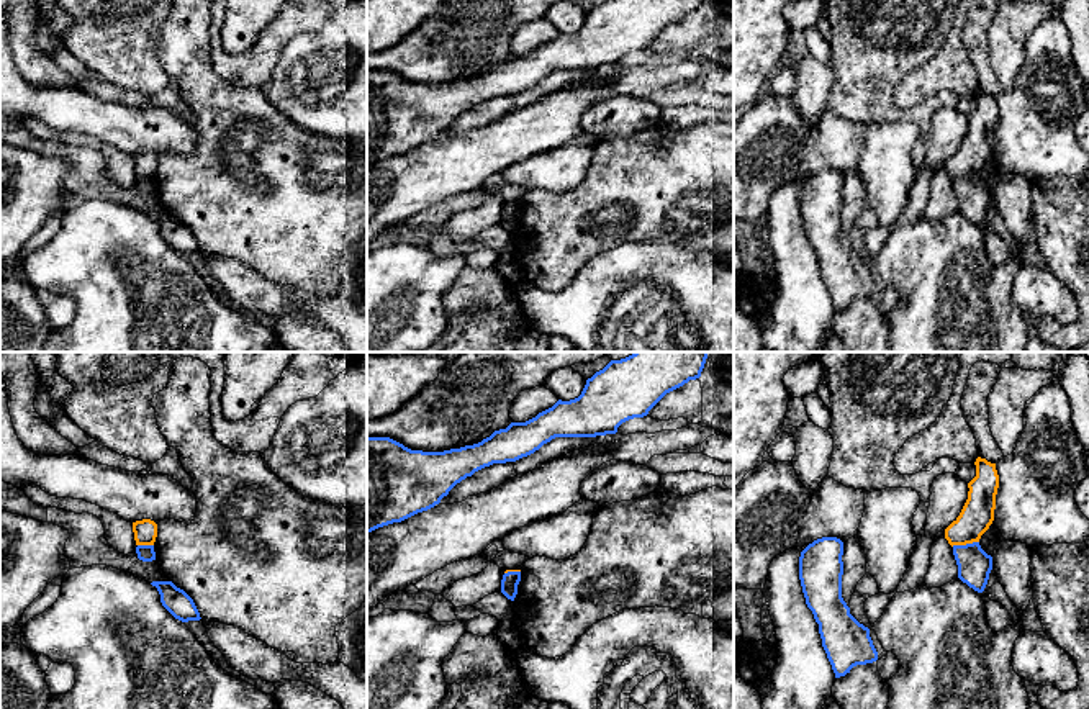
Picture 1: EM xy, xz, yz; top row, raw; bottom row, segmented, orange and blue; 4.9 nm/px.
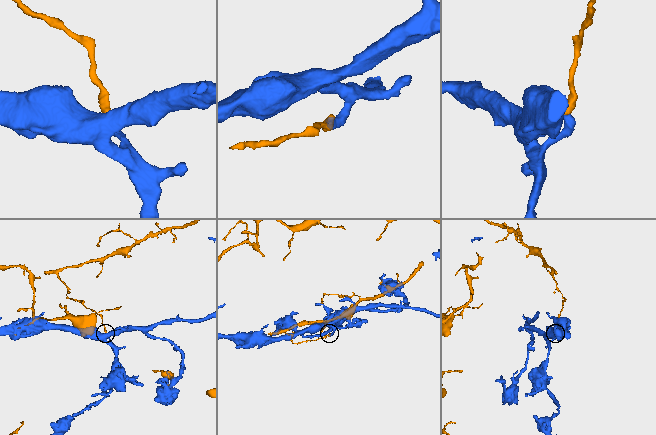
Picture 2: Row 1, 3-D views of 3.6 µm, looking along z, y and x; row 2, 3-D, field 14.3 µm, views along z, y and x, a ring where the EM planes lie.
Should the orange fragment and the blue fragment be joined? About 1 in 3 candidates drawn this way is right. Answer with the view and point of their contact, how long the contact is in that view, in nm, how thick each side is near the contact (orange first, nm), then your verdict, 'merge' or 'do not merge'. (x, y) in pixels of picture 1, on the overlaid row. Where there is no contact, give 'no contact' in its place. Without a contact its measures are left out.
meets orange in yz at (965, 544); contact 140 nm long; 160 nm thick on the orange side, 160 nm on the other; do not merge

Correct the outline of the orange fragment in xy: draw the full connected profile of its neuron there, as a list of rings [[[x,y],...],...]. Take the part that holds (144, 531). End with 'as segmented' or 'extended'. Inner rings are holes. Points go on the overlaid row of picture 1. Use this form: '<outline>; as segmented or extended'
[[[151,519],[133,522],[136,545],[154,545],[157,537],[157,524]]]; as segmented

